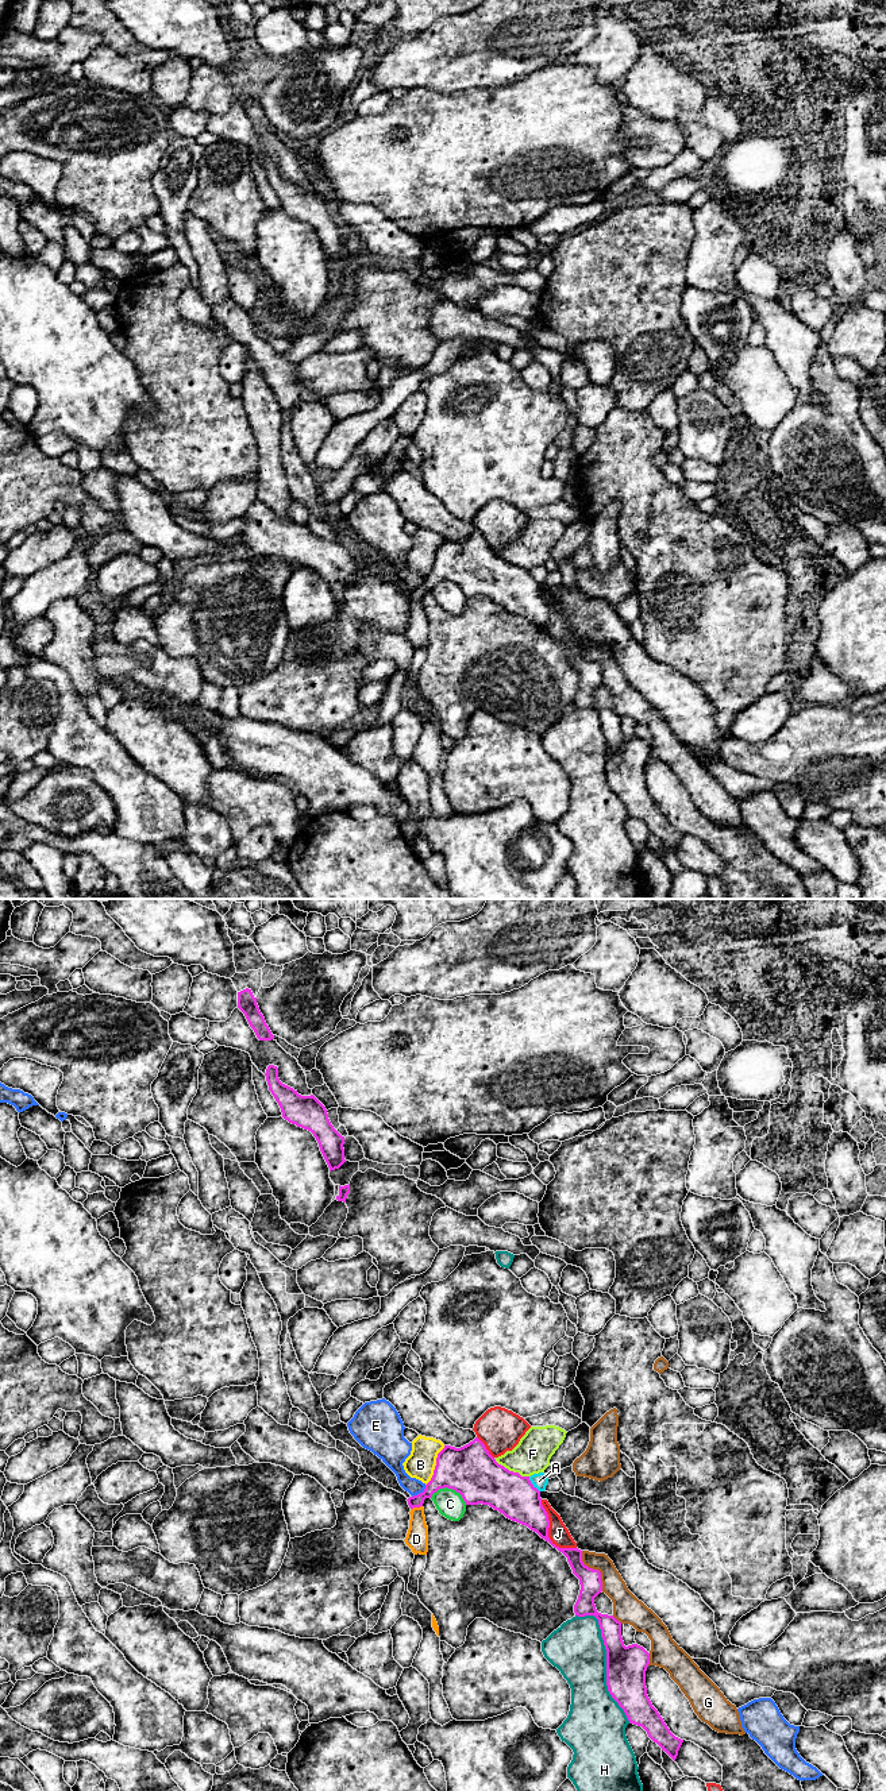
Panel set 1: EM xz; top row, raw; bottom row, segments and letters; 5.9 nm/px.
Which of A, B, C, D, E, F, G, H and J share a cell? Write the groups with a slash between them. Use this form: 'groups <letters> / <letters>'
groups A / B / C / D / E / F / G / H / J

